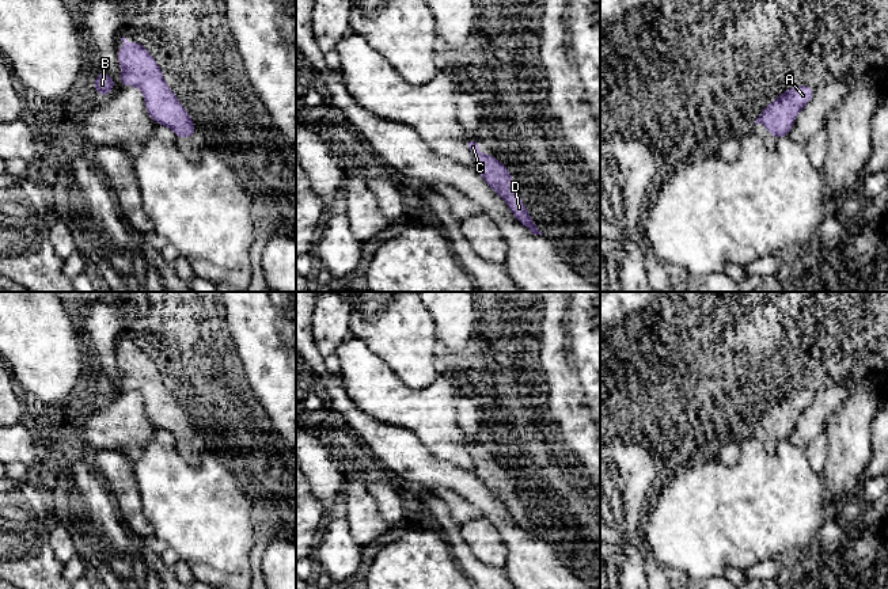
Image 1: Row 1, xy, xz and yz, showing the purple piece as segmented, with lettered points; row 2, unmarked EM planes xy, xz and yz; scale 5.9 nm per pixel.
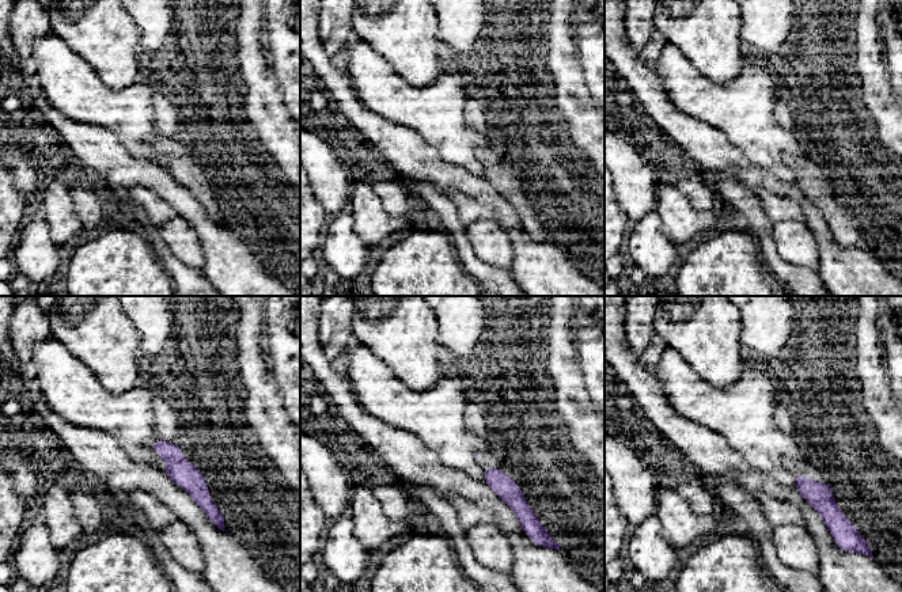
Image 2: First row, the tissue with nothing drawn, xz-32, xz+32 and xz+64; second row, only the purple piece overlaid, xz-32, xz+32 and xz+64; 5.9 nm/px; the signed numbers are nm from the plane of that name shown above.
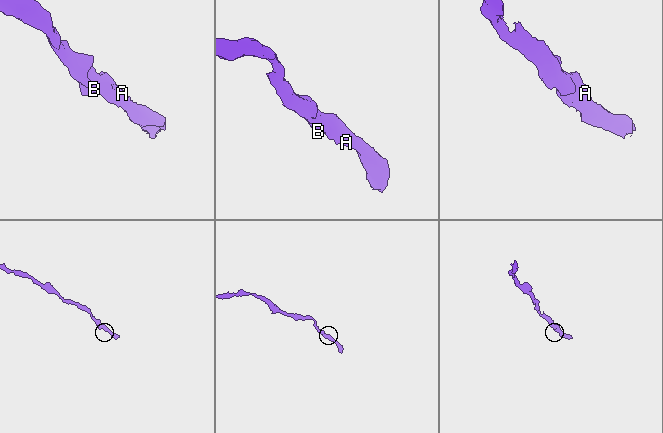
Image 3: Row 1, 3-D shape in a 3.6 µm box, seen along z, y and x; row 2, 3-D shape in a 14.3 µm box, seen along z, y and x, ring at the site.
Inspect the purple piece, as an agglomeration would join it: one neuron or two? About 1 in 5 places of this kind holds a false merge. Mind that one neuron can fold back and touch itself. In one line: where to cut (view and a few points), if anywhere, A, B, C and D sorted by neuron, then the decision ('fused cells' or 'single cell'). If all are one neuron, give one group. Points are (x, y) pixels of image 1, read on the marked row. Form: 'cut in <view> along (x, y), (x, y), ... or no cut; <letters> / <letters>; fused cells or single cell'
no cut; A B C D; single cell

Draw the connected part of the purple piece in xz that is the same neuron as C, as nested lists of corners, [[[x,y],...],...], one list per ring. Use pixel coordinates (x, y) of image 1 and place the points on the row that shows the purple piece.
[[[468,138],[466,147],[475,157],[474,171],[508,204],[515,218],[534,235],[543,235],[525,209],[523,198],[519,197],[509,170],[494,155],[481,153],[479,140]]]

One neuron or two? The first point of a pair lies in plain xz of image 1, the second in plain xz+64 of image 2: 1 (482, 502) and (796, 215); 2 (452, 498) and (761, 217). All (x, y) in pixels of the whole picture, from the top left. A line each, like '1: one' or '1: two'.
1: two
2: two

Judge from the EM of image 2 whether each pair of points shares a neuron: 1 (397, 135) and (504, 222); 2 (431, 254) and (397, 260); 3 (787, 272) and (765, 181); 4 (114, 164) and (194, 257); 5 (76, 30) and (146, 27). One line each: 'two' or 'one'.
1: one
2: one
3: two
4: two
5: two

